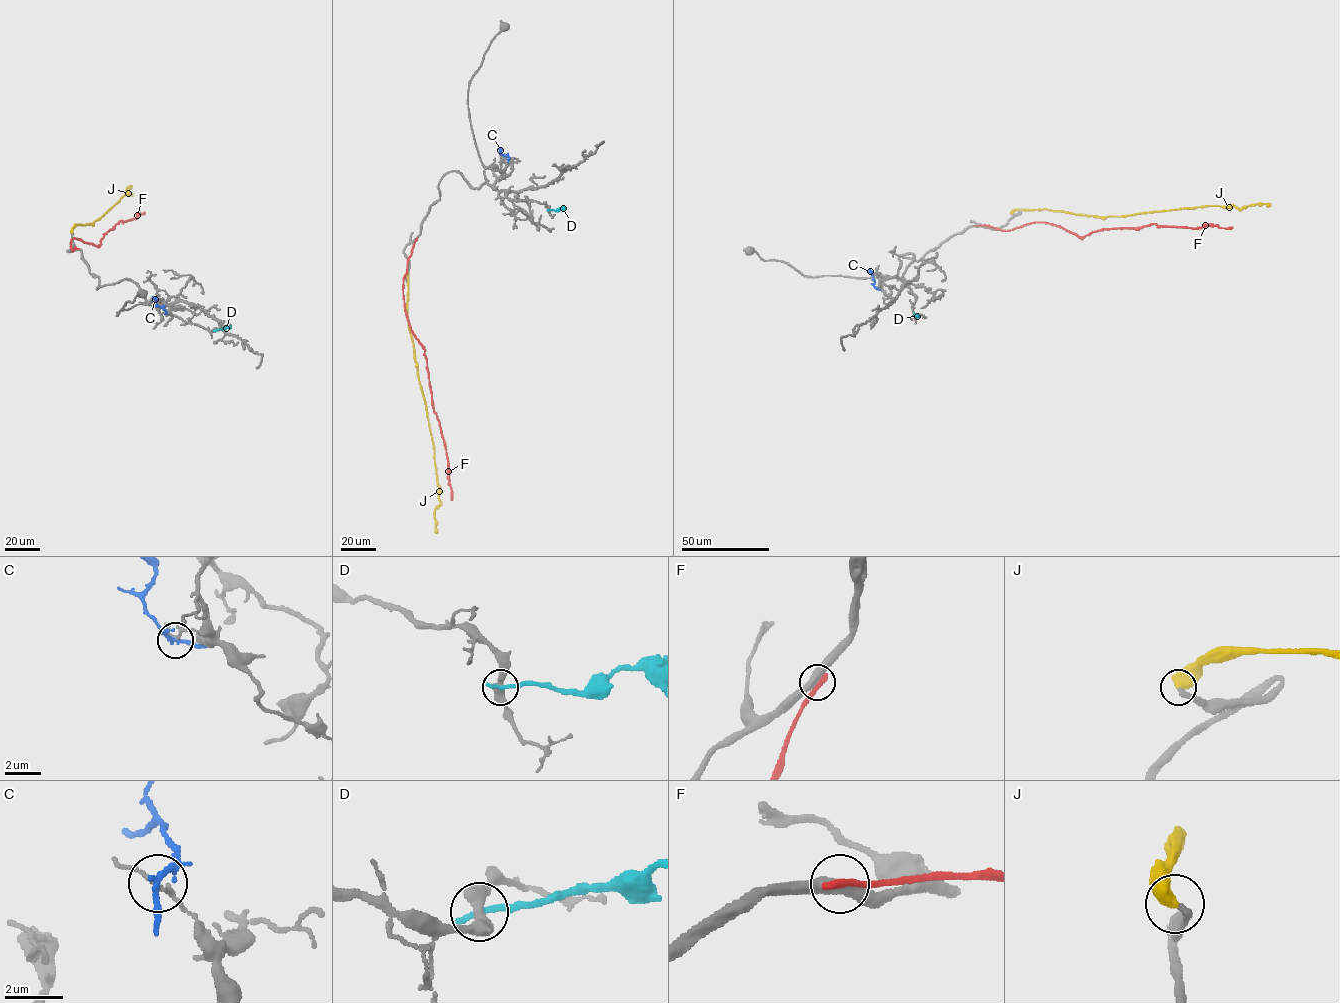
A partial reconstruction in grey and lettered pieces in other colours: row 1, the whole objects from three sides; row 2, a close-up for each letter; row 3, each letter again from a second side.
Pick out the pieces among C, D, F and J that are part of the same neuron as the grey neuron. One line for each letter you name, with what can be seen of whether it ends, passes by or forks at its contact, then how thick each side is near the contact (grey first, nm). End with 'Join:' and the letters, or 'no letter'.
J: it ends | 260/600 nm
Join: J

